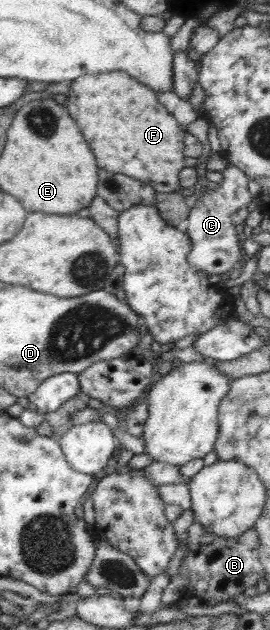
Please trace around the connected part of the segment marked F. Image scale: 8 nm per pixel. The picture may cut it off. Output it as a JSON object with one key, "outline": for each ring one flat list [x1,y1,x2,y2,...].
{"outline":[[124,71,88,73,71,82,67,99,65,106,68,114,75,121,79,115,79,129,89,143,93,155,97,157,97,165,101,169,134,177,148,183,159,193,171,193,179,189,179,174,185,167,183,148,186,130,167,113,154,90]]}

